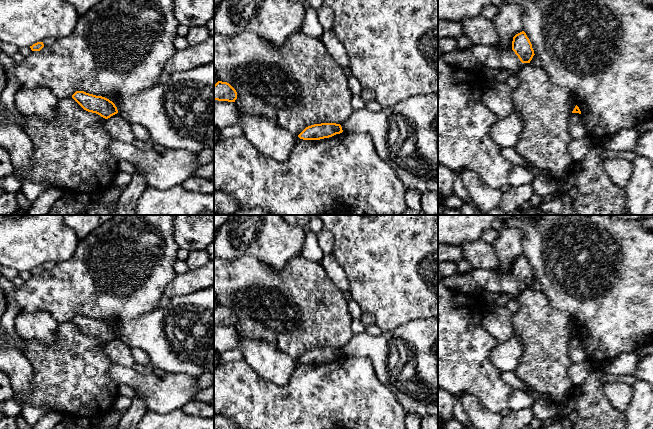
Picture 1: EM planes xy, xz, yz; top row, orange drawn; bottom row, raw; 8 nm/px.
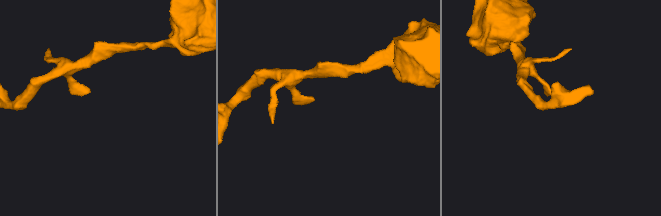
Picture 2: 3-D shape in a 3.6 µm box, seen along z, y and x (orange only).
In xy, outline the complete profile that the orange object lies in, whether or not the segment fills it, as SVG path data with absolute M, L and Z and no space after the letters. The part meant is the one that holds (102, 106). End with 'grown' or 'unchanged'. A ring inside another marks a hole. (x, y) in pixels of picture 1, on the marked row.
M76 91L72 98L86 111L96 113L101 117L108 119L118 113L117 107L109 99L86 93L84 91Z | unchanged

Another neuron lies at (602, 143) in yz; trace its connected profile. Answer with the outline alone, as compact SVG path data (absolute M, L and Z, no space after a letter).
M589 138L589 142L591 147L601 147L604 148L605 146L609 145L608 139L595 139L595 138Z

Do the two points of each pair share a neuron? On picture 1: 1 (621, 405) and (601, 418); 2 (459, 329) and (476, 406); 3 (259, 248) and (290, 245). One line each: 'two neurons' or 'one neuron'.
1: two neurons
2: two neurons
3: one neuron

